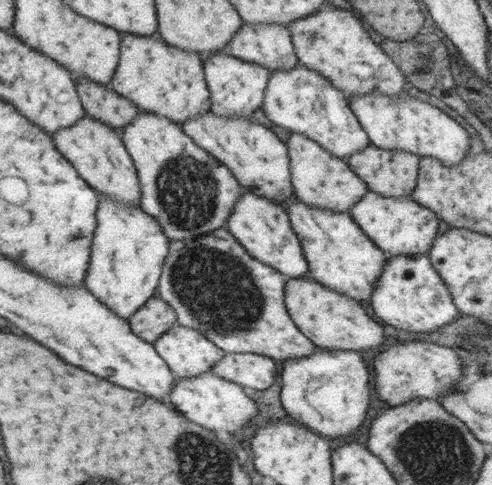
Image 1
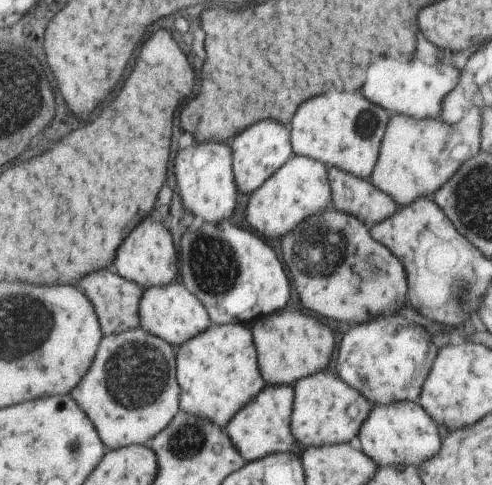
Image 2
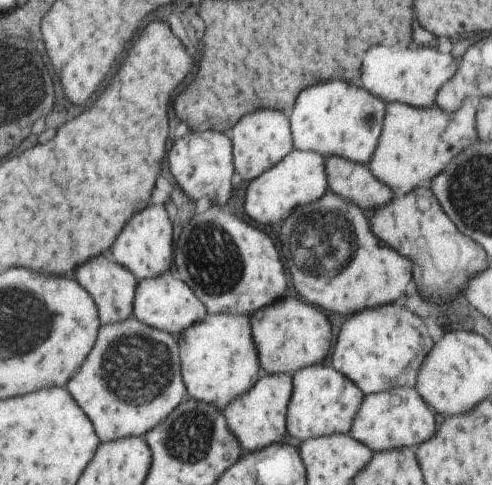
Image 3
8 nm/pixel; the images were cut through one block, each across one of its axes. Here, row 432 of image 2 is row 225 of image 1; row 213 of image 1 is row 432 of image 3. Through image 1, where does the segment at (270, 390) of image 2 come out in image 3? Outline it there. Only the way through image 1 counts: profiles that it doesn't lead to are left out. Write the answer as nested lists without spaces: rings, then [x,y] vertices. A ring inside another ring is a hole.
[[[265,374],[251,386],[245,394],[235,398],[229,406],[221,410],[223,418],[227,418],[227,426],[231,434],[239,440],[245,452],[261,450],[271,444],[287,440],[287,412],[289,400],[293,394],[293,378],[289,374]]]

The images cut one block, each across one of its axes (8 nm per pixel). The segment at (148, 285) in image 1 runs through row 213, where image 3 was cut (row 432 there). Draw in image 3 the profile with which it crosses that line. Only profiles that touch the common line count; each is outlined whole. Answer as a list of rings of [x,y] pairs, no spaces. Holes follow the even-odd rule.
[[[133,314],[125,322],[99,326],[91,354],[83,360],[77,374],[65,384],[65,388],[75,402],[91,414],[91,422],[95,422],[101,444],[119,438],[145,436],[187,396],[187,386],[181,378],[177,342],[169,336],[169,332],[151,328],[139,322]]]

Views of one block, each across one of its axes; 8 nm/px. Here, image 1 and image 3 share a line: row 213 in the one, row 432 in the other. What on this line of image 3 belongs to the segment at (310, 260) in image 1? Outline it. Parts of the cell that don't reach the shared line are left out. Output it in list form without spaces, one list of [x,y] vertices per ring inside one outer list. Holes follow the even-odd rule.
[[[323,364],[297,370],[291,378],[293,378],[293,394],[287,412],[287,440],[295,440],[299,444],[309,438],[349,434],[353,418],[365,396],[353,380],[343,376],[335,368]]]

